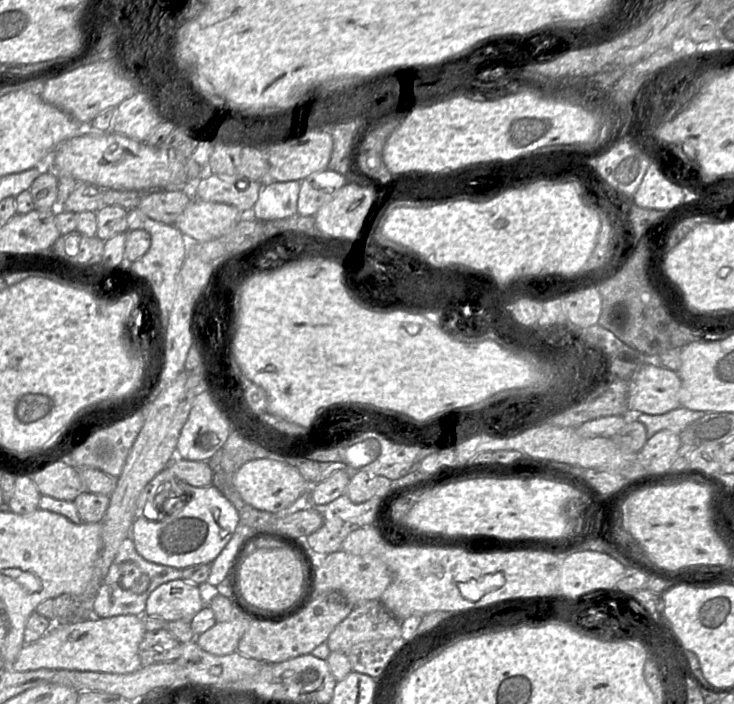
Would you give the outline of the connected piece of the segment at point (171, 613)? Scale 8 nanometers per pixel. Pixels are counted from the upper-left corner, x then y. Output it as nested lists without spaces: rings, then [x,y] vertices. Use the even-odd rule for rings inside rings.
[[[176,579],[158,586],[147,598],[145,614],[159,616],[166,622],[191,622],[207,605],[207,591],[202,587]]]

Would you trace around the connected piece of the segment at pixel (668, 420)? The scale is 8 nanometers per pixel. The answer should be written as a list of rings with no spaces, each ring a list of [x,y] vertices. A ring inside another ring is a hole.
[[[678,407],[664,414],[651,415],[647,413],[633,413],[633,418],[644,424],[647,430],[647,440],[661,430],[670,430],[675,434],[691,422],[703,417],[707,412]]]

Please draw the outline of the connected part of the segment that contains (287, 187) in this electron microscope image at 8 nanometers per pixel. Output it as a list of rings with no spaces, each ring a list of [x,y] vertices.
[[[268,180],[259,193],[249,214],[261,222],[275,221],[297,214],[301,181],[276,182]]]

